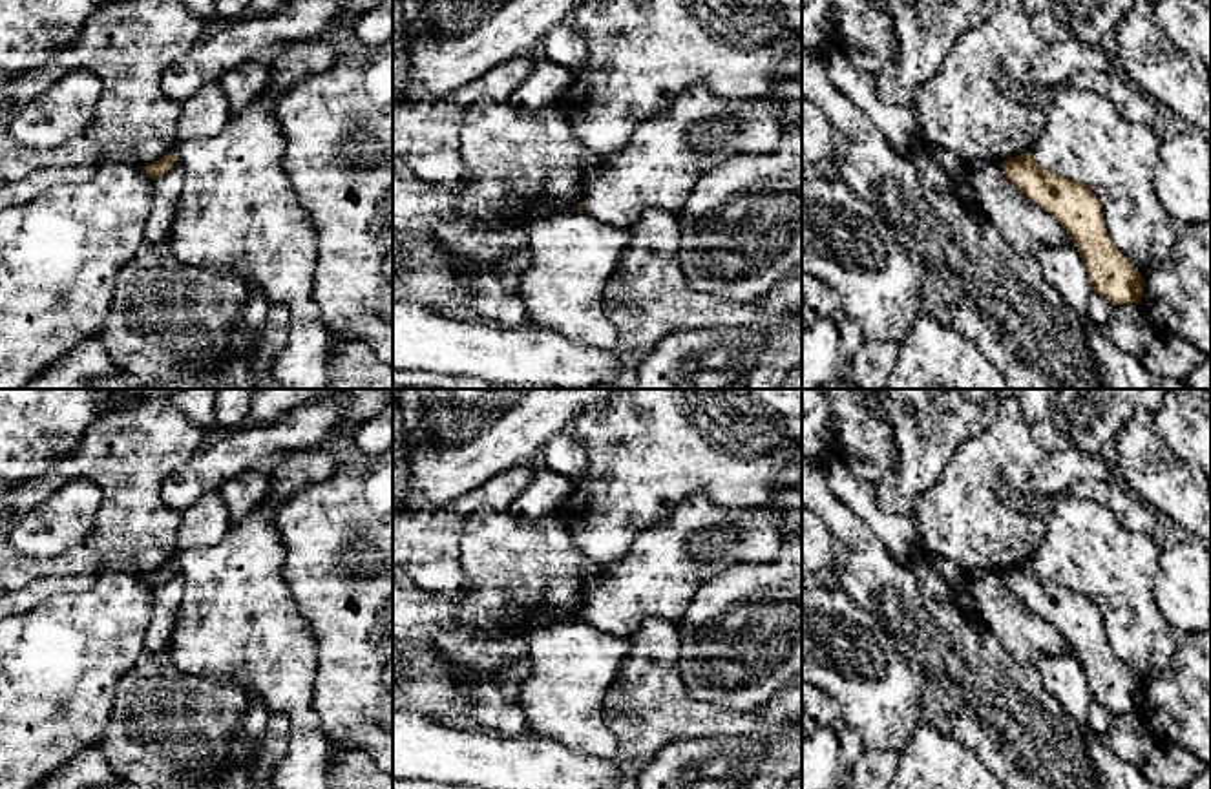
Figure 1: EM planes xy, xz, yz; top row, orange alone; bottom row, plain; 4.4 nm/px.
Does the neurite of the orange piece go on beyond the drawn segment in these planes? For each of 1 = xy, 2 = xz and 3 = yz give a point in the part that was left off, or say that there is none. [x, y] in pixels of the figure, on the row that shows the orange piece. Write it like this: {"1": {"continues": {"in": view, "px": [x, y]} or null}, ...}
{"1": {"continues": null}, "2": {"continues": null}, "3": {"continues": null}}

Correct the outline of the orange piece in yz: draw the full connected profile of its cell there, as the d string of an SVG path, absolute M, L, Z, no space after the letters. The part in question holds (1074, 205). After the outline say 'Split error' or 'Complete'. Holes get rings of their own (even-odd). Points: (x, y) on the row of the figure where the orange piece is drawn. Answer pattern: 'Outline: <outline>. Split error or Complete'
Outline: M1032 152L1001 163L1001 168L1012 184L1061 223L1089 270L1094 292L1114 307L1140 303L1143 278L1111 241L1100 201L1089 186L1039 168Z. Complete

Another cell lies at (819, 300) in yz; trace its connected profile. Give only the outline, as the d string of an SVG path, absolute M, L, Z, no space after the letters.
M802 272L802 332L820 318L840 310L838 298L824 281Z

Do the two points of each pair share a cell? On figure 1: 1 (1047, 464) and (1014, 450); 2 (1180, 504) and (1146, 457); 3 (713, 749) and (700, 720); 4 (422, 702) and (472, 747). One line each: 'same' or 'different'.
1: same
2: same
3: different
4: different

